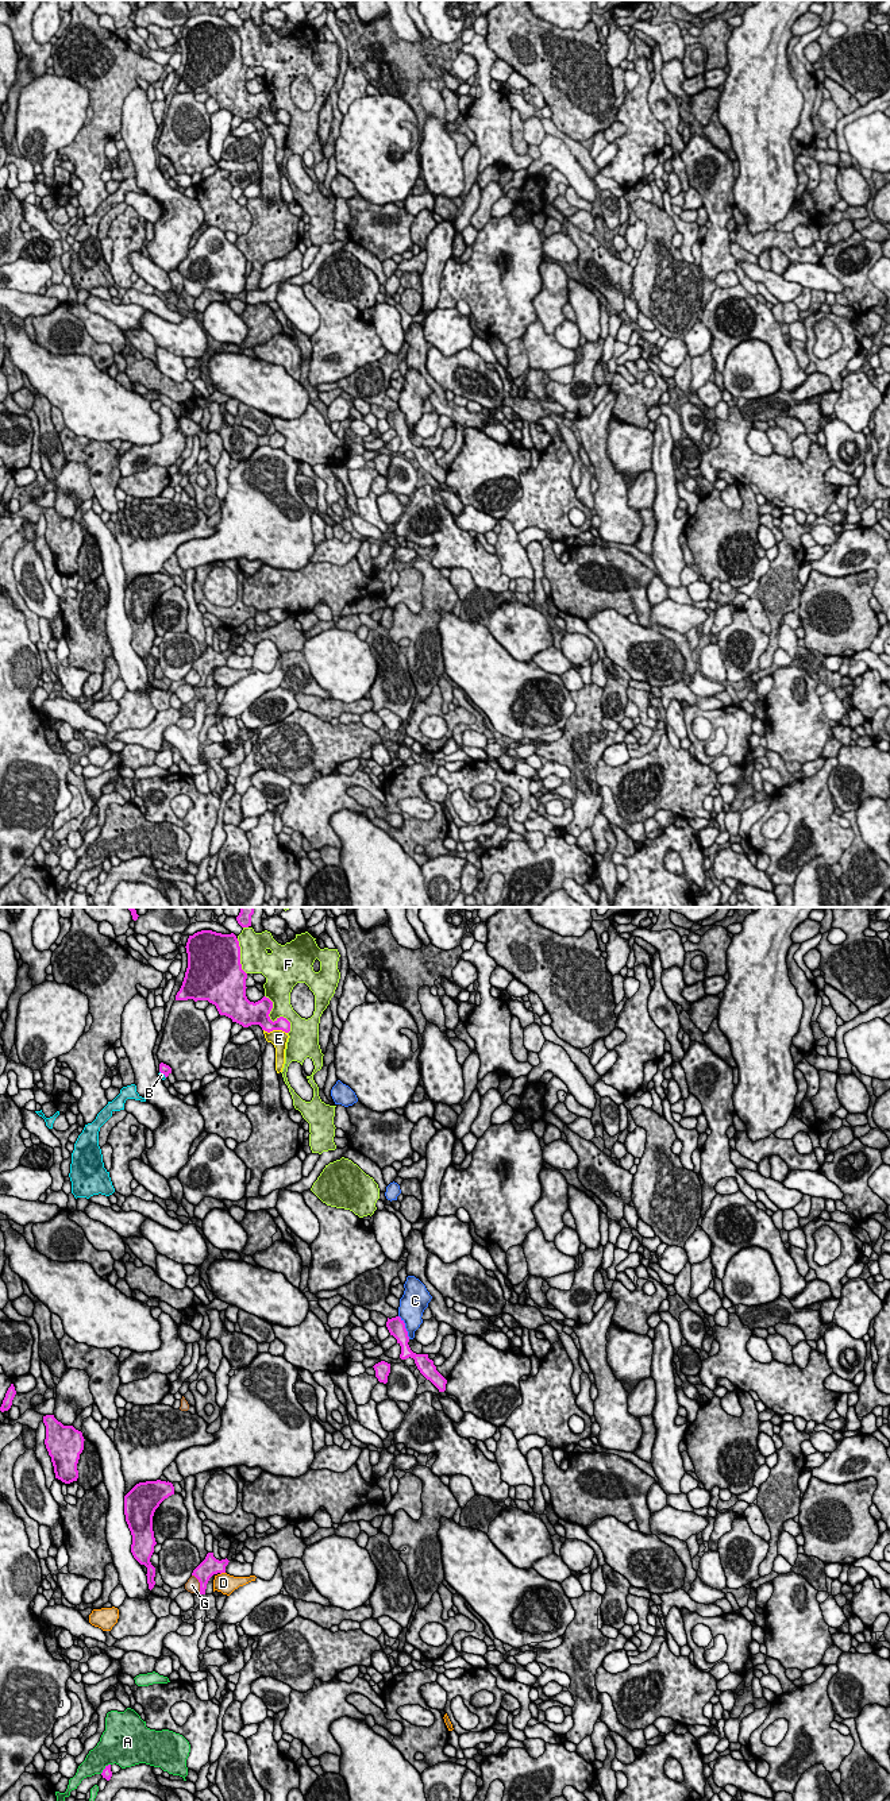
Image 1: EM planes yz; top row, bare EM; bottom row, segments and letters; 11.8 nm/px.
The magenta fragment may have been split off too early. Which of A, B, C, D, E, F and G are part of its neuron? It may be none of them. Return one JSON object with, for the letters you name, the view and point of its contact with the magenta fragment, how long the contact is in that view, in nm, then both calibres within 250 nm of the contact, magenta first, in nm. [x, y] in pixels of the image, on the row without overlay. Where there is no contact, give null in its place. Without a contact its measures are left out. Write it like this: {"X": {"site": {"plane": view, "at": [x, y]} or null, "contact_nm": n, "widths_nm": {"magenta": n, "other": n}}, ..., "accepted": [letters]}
{"B": {"site": {"plane": "yz", "at": [164, 166]}, "contact_nm": 120, "widths_nm": {"magenta": 120, "other": 60}}, "accepted": ["B"]}

